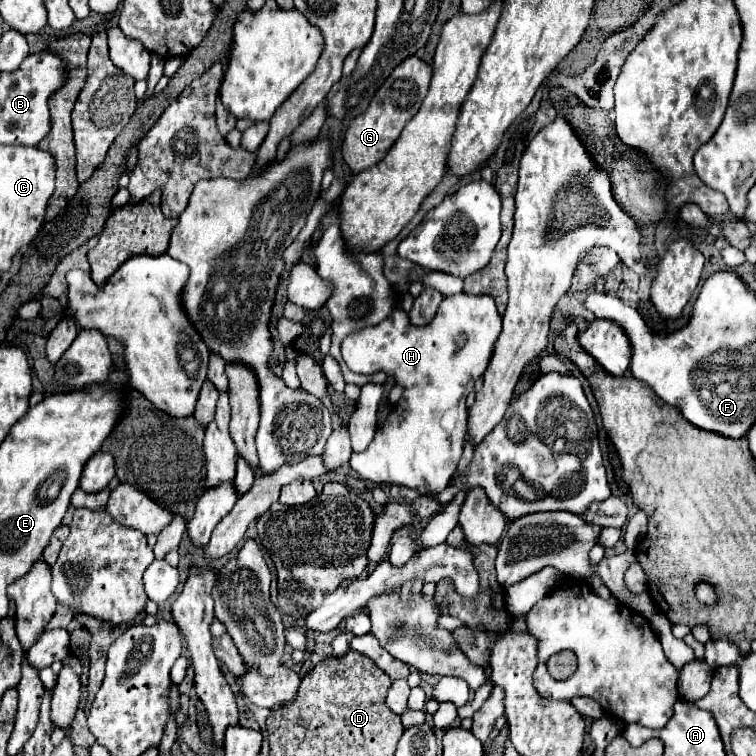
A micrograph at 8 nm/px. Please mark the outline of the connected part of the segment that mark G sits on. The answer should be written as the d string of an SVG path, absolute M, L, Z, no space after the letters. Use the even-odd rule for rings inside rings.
M410 55L392 71L392 75L386 79L386 83L382 83L382 87L376 91L374 99L370 101L370 107L358 119L354 119L354 123L350 123L350 127L344 135L342 155L344 155L344 161L348 163L348 167L352 169L352 173L360 173L360 171L372 167L386 155L386 151L392 147L392 143L402 133L404 125L420 109L422 99L426 97L426 91L428 91L430 77L432 77L432 67L426 61L422 61L420 57Z

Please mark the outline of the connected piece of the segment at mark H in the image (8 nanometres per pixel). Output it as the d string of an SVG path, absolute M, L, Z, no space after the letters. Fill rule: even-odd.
M458 293L444 297L439 305L436 317L422 327L410 323L408 313L394 309L392 315L373 327L354 331L342 341L342 357L348 367L356 373L378 373L384 371L394 379L396 385L404 389L398 409L392 411L390 419L376 431L372 443L362 453L352 453L350 467L368 481L388 483L388 485L406 485L418 493L442 491L448 487L452 473L456 471L458 459L462 455L462 445L468 429L468 409L460 407L460 399L472 391L474 381L488 367L494 343L500 335L502 319L496 311L494 299L490 295L466 295Z

